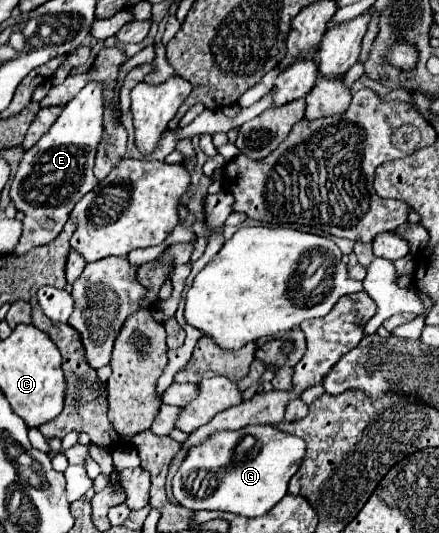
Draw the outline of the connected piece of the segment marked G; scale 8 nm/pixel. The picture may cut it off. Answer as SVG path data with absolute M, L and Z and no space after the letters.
M249 424L239 430L213 432L203 444L193 446L183 458L177 474L171 480L175 500L189 510L223 510L241 516L263 516L267 514L285 494L289 480L299 470L305 458L305 442L299 436L281 432L273 424Z

